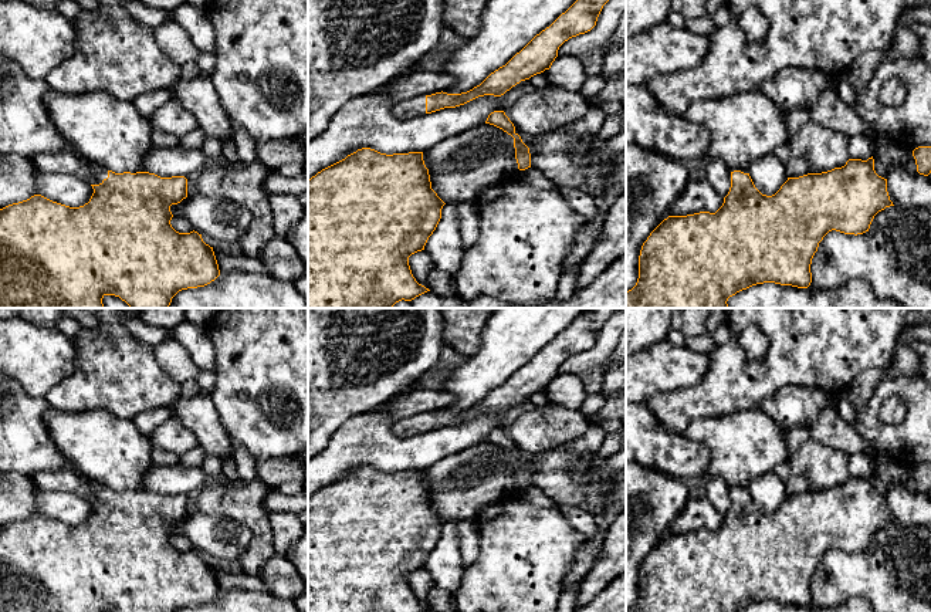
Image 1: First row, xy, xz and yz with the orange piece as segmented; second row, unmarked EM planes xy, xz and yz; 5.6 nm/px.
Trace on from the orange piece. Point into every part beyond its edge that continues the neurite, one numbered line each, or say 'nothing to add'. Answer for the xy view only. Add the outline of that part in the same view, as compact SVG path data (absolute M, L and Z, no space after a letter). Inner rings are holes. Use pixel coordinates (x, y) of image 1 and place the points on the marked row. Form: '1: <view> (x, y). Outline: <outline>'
1: xy (95, 173). Outline: M81 156L81 163L87 168L87 182L89 185L99 185L104 179L108 177L106 168L97 165L85 158Z

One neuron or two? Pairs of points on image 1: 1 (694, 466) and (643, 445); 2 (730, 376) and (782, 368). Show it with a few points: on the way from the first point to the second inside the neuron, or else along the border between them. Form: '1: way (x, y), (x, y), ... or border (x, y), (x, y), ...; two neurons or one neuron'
1: way (681, 457), (656, 446); one neuron
2: way (742, 376), (747, 372), (769, 375); one neuron

